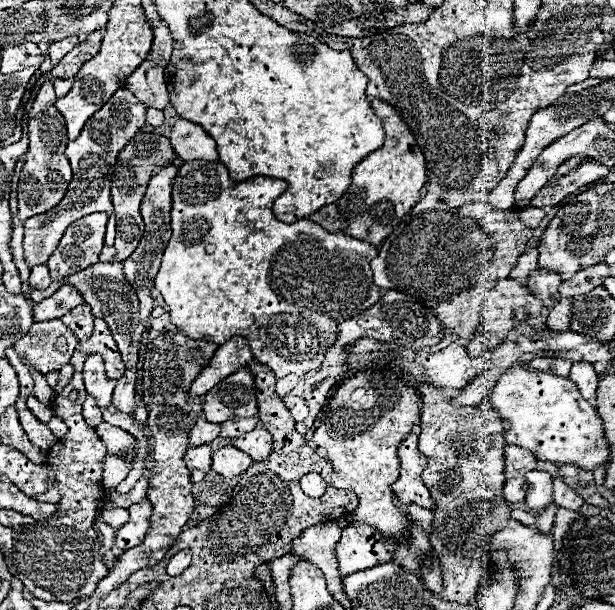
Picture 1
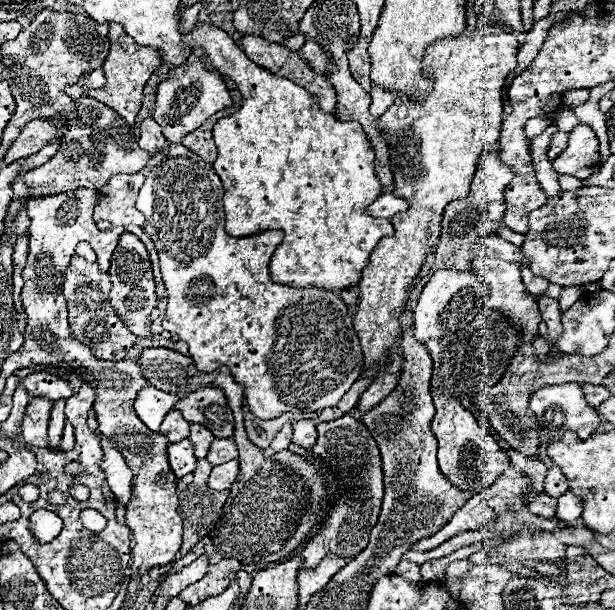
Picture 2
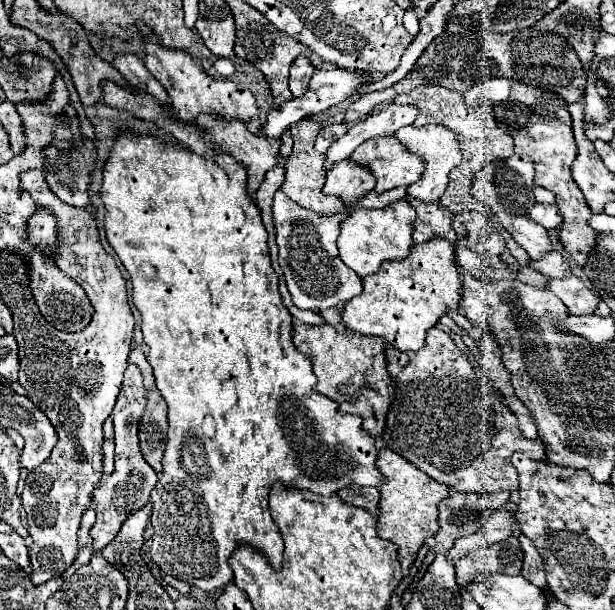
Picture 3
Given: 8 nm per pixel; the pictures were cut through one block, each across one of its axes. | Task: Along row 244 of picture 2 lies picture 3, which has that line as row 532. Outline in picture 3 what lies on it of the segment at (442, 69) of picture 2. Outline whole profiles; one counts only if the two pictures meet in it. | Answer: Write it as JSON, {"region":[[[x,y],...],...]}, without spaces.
{"region":[[[382,448],[376,460],[376,466],[384,476],[384,486],[378,488],[380,516],[376,530],[380,538],[390,540],[398,546],[398,560],[402,564],[402,570],[406,572],[412,566],[412,560],[416,558],[424,540],[438,532],[438,502],[448,496],[448,486],[436,482],[388,448]]]}

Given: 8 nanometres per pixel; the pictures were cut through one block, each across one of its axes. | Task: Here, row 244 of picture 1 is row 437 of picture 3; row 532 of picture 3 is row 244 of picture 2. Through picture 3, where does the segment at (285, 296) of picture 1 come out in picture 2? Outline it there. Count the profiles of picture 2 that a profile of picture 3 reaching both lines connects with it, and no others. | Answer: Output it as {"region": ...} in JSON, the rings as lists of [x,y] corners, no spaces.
{"region":[[[170,144],[164,162],[154,166],[146,176],[136,208],[148,218],[144,232],[156,246],[162,280],[168,290],[168,308],[162,326],[190,346],[190,358],[200,372],[228,366],[234,380],[244,386],[244,400],[250,412],[262,420],[274,420],[284,412],[318,412],[338,404],[360,378],[364,364],[352,316],[344,302],[330,290],[296,290],[270,280],[268,264],[272,252],[280,246],[280,230],[246,238],[228,236],[224,230],[226,216],[222,210],[220,178],[212,166],[182,144]]]}

